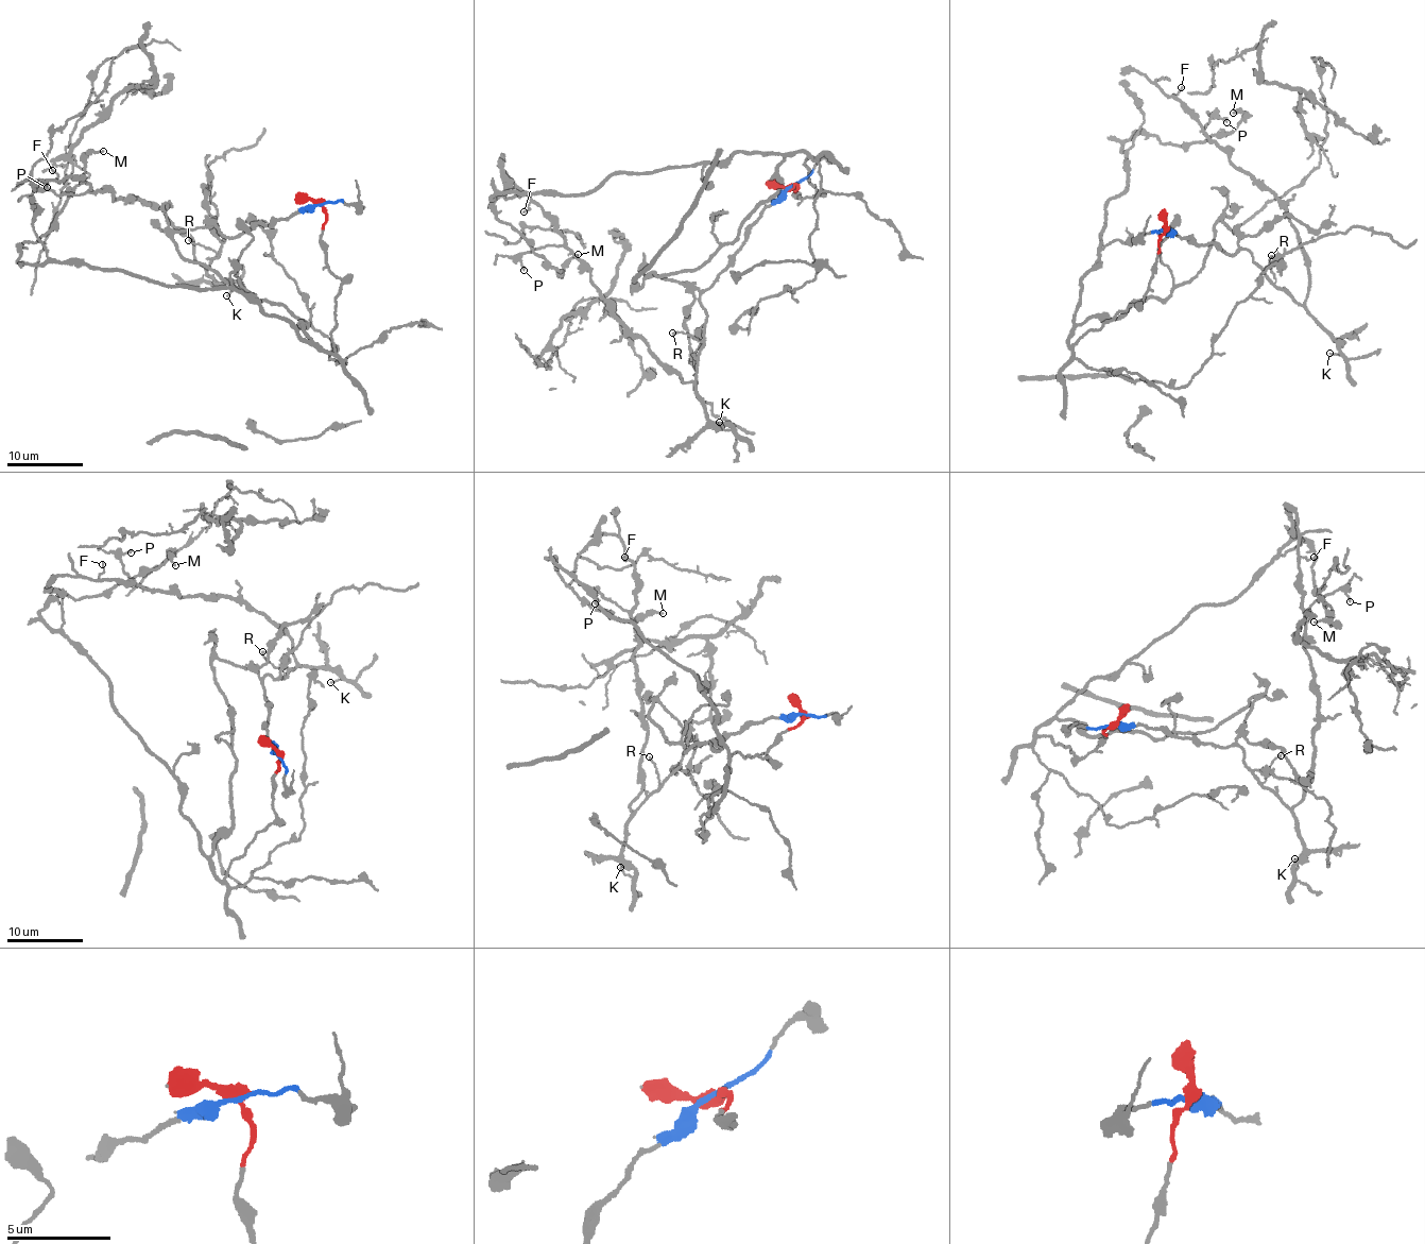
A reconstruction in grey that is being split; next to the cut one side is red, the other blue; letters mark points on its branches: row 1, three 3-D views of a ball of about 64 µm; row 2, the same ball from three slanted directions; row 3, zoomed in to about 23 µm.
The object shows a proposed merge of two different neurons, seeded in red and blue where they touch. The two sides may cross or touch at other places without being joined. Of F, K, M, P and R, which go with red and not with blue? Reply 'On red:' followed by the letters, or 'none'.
On red: M

